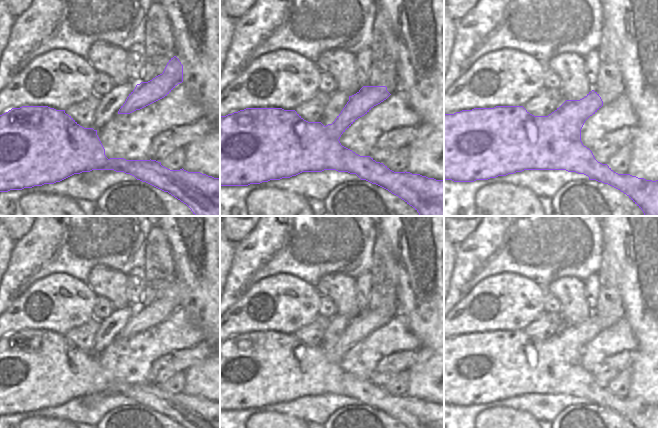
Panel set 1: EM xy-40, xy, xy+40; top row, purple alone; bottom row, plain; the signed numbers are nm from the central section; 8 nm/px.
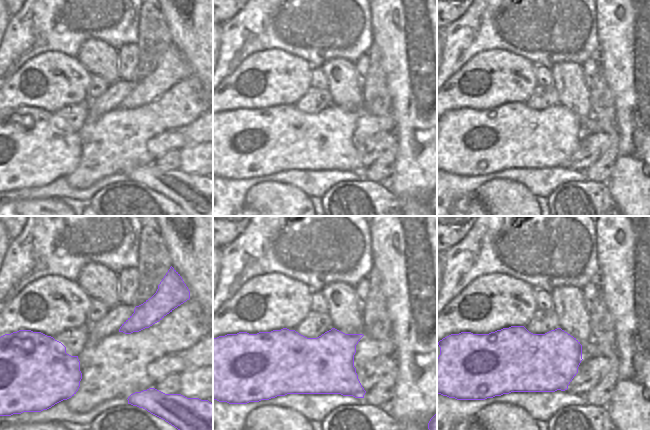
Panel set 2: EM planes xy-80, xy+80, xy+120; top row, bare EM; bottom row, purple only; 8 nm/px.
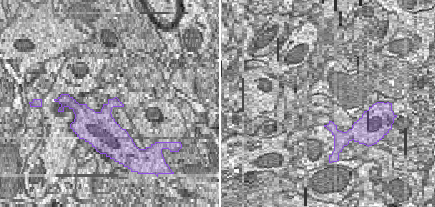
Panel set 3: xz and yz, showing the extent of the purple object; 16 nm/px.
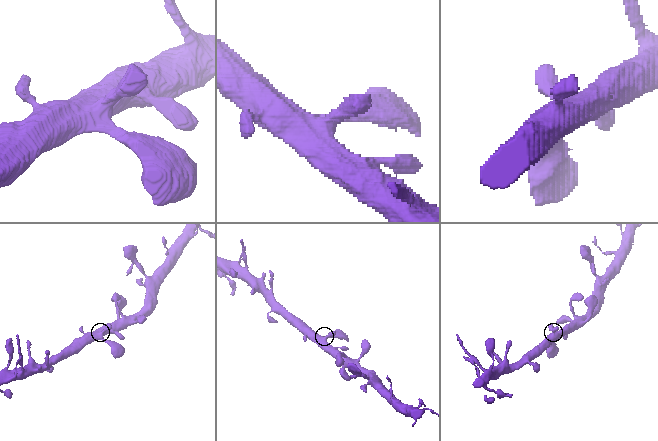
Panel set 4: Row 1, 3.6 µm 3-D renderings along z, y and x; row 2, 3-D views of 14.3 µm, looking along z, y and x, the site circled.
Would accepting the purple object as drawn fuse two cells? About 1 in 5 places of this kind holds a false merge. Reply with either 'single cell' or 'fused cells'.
single cell

